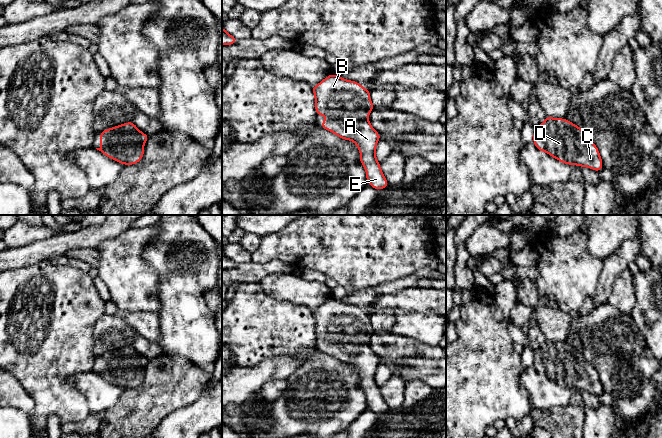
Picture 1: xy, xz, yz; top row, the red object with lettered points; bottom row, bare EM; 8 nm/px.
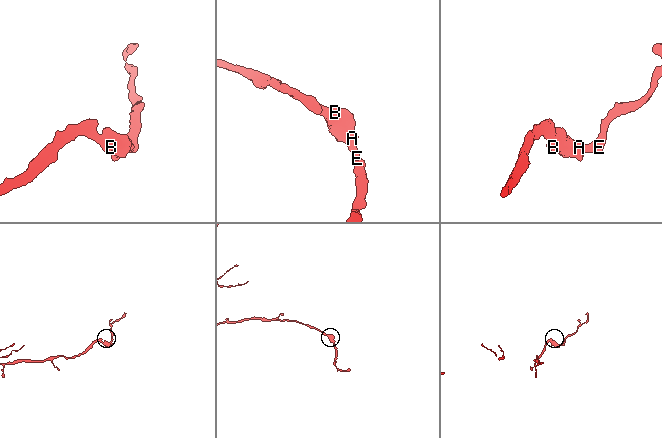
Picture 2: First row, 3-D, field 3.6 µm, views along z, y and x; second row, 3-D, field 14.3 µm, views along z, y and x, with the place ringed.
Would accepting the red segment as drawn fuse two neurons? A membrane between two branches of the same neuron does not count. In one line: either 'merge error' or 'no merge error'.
no merge error

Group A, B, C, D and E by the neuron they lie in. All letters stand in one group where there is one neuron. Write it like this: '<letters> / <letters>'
A B C D E

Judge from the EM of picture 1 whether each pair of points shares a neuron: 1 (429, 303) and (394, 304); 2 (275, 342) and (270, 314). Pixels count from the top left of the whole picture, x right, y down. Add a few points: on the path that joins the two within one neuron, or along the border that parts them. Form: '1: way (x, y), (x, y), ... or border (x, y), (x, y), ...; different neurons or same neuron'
1: way (420, 302), (403, 302); same neuron
2: way (275, 335), (275, 332), (270, 327), (270, 321); same neuron

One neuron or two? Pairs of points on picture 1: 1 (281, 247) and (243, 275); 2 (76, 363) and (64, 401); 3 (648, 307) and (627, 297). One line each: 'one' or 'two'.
1: two
2: one
3: two

